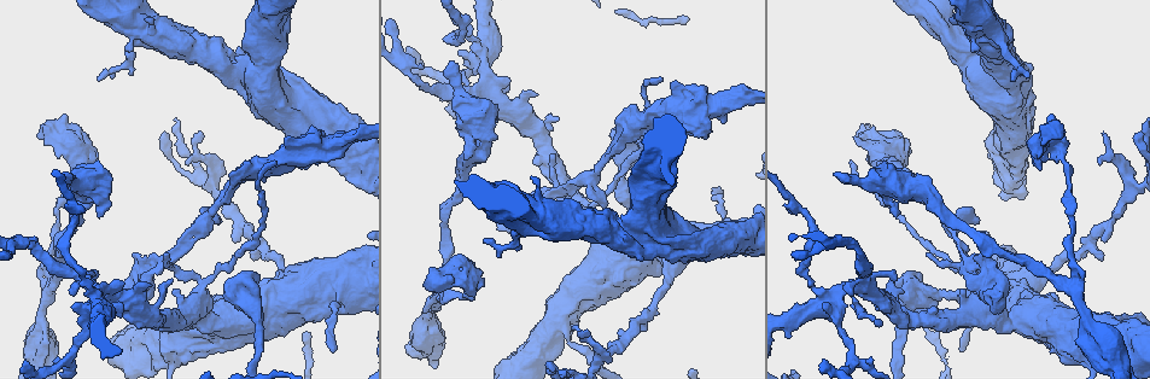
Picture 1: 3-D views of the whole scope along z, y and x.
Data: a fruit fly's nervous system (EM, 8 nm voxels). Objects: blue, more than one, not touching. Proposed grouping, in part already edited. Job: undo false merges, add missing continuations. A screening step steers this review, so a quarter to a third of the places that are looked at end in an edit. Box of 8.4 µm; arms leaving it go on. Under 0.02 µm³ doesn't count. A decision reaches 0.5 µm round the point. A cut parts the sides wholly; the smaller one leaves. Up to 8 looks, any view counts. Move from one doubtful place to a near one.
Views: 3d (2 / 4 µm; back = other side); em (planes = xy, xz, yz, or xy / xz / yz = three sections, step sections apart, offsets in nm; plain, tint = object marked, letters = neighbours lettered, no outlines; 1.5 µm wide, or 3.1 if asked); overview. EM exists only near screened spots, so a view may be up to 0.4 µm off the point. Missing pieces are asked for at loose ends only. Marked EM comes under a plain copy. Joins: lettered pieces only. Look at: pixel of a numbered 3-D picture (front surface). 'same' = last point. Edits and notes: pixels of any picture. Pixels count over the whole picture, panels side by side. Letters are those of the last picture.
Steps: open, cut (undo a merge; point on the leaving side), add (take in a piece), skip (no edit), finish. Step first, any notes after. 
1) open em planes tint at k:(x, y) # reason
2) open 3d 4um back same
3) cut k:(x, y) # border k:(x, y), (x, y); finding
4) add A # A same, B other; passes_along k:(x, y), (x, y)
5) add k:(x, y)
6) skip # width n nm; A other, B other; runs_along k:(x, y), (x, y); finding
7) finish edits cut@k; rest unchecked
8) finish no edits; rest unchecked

open em planes tint at 1:(58, 228) # thin neck

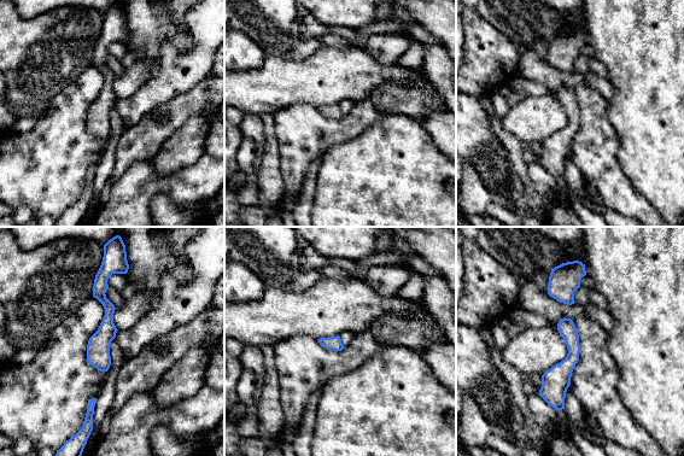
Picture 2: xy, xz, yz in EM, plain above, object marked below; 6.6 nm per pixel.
open em planes letters same

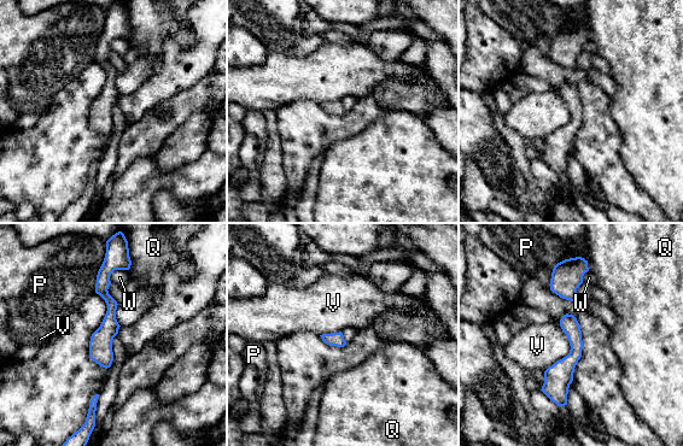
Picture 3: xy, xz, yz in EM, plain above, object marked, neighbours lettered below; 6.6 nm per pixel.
skip # P other, Q other, V other, W other; border 3:(560, 326), (570, 351), (544, 371); one neuron here

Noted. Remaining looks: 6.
open em xz step 8 letters at 1:(554, 193) # a fork

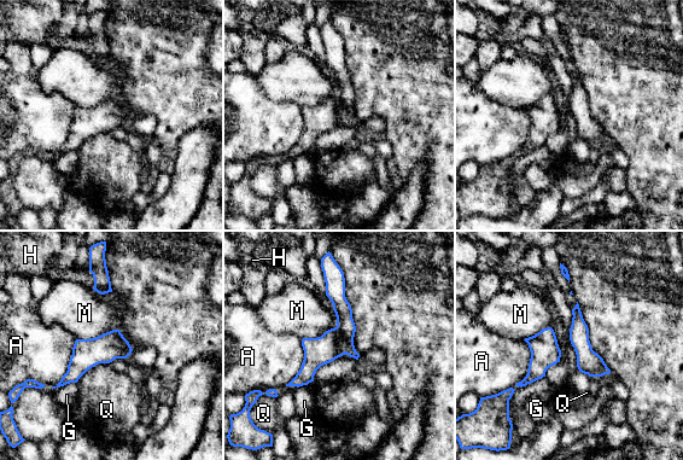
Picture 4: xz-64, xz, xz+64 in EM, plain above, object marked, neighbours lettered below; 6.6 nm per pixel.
cut 4:(317, 351) # A other, G other, H other, M other, Q other; border 4:(336, 327), (345, 353); a second neuron is stuck on

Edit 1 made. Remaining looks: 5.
open overview

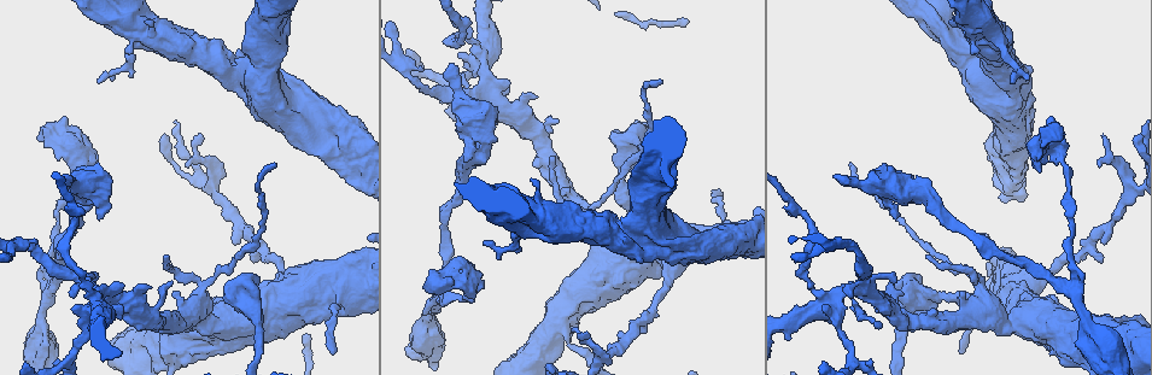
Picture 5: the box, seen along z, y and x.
open 3d 2um back at 5:(241, 293) # calibre changes

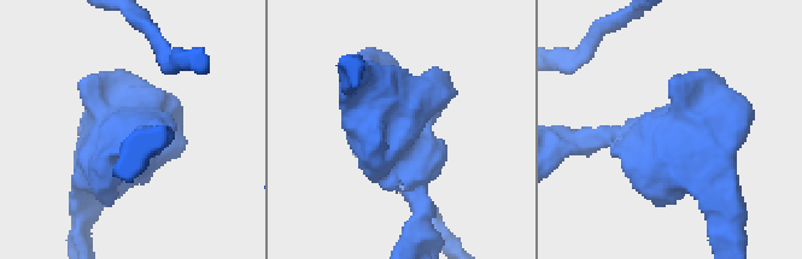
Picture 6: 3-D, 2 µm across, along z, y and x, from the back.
open em planes letters at 6:(403, 163) # arm_widths 220, 340 nm

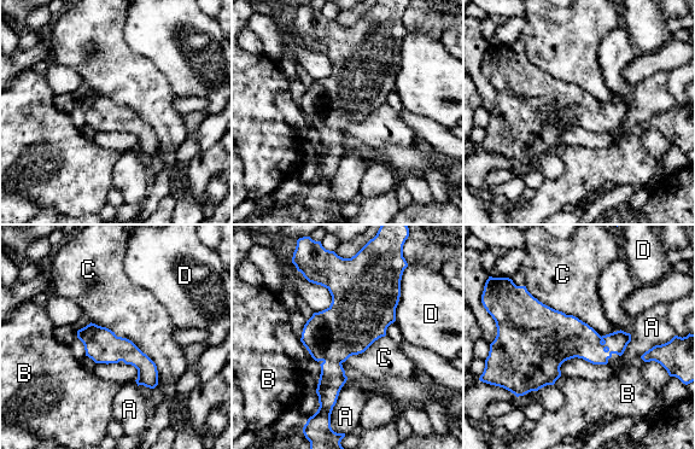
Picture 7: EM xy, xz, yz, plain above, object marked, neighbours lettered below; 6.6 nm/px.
skip # A other, B other, C other, D other; runs_along 7:(80, 333), (126, 350), (152, 384); all the same neuron

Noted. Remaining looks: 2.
finish edits cut@4; rest unchecked

